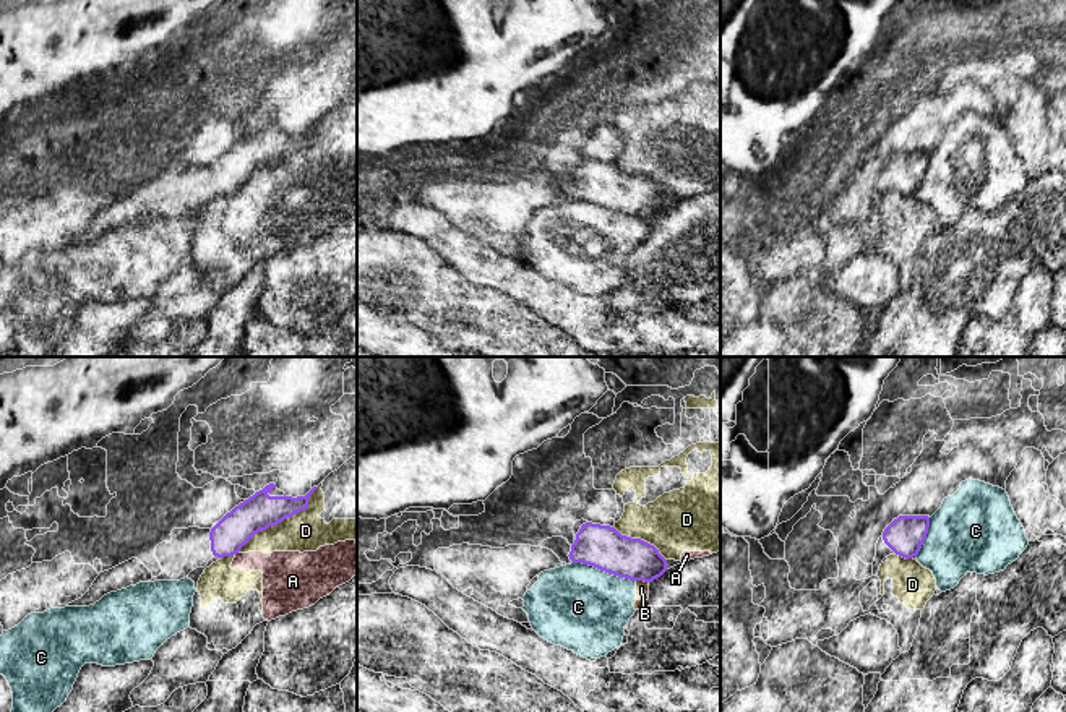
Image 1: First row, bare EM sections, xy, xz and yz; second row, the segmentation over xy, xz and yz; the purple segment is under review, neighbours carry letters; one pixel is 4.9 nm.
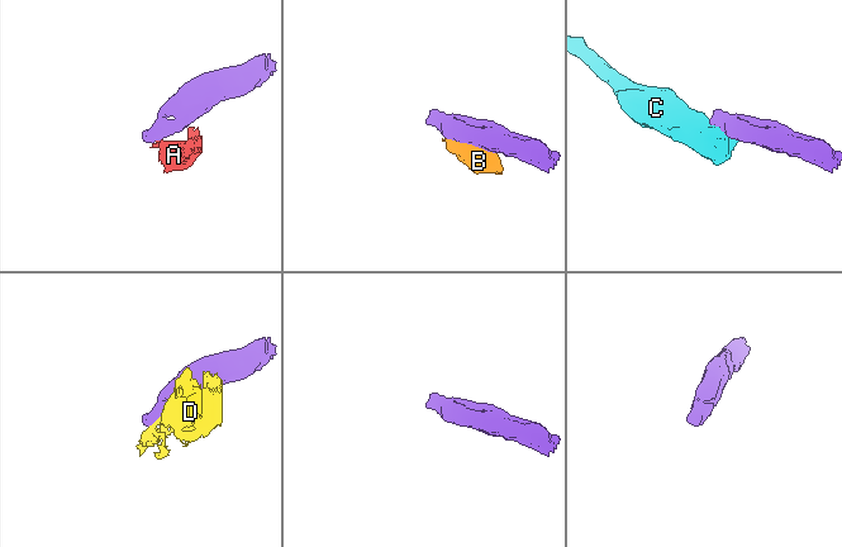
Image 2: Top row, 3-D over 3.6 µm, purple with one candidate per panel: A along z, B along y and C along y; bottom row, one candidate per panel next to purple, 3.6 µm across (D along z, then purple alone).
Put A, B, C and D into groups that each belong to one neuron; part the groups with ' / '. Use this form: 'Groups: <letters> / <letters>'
Groups: A D / B C

